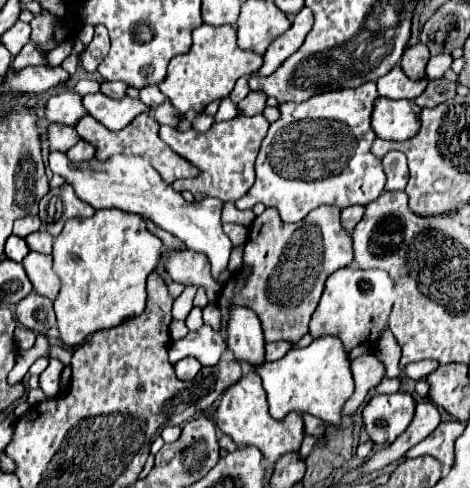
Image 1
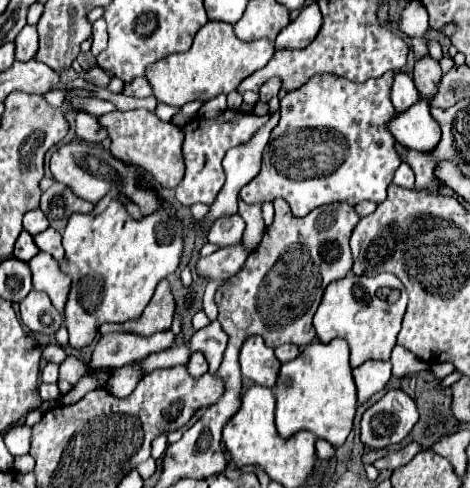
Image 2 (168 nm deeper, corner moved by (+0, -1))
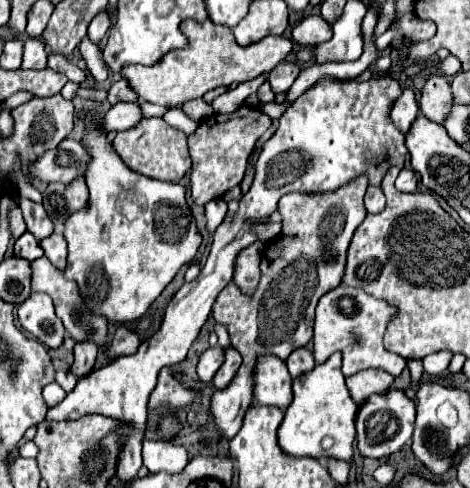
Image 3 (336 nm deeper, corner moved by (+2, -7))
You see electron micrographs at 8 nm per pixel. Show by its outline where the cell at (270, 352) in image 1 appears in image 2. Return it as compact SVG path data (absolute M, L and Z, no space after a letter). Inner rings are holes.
M282 344L282 346L274 348L274 354L276 354L276 358L278 358L280 362L294 360L294 358L298 356L298 352L300 352L300 348L298 348L298 346L294 346L294 344Z

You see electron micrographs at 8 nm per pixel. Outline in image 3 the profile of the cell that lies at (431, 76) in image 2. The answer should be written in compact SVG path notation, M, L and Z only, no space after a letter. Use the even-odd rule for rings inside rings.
M434 74L426 80L426 86L422 90L422 98L420 98L420 112L436 122L436 124L442 124L446 120L446 116L450 114L454 106L454 100L452 100L452 92L450 92L450 84L444 76L440 74Z

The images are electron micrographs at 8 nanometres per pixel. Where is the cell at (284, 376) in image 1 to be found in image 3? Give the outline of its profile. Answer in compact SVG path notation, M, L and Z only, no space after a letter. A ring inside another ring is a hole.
M332 354L324 364L318 364L314 372L306 372L294 380L294 400L286 410L284 422L278 428L278 444L290 456L308 456L308 458L338 458L352 462L354 420L358 406L350 398L350 392L340 370L342 356Z

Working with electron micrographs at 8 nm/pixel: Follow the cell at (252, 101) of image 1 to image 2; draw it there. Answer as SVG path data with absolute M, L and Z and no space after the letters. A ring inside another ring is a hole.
M270 80L270 82L266 82L262 88L260 88L260 98L258 98L258 102L268 102L272 96L276 96L278 94L278 90L280 90L280 82L278 80Z

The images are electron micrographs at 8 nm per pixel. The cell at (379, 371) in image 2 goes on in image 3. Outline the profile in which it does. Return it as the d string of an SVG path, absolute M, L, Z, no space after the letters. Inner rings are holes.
M366 368L366 370L360 370L356 376L346 378L346 386L356 404L364 404L370 394L386 392L392 386L392 382L394 382L394 376L380 368Z

